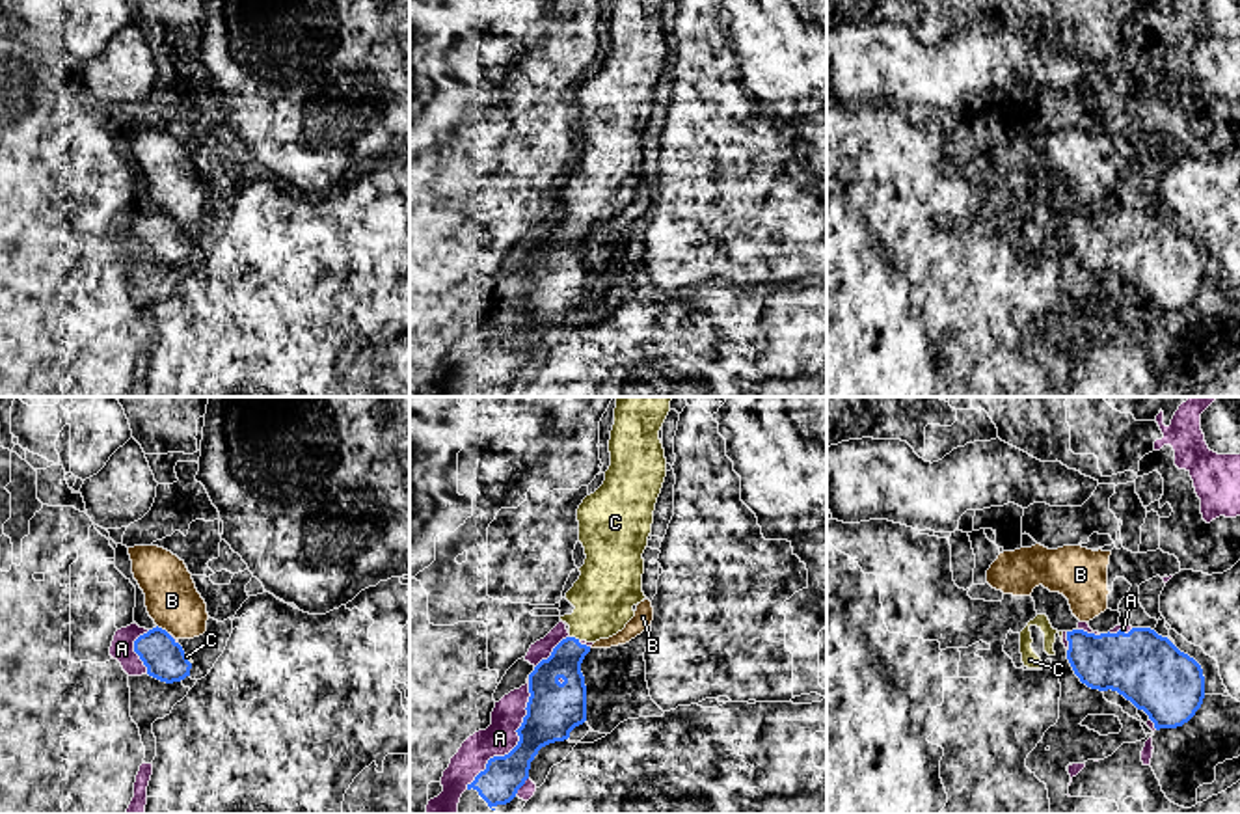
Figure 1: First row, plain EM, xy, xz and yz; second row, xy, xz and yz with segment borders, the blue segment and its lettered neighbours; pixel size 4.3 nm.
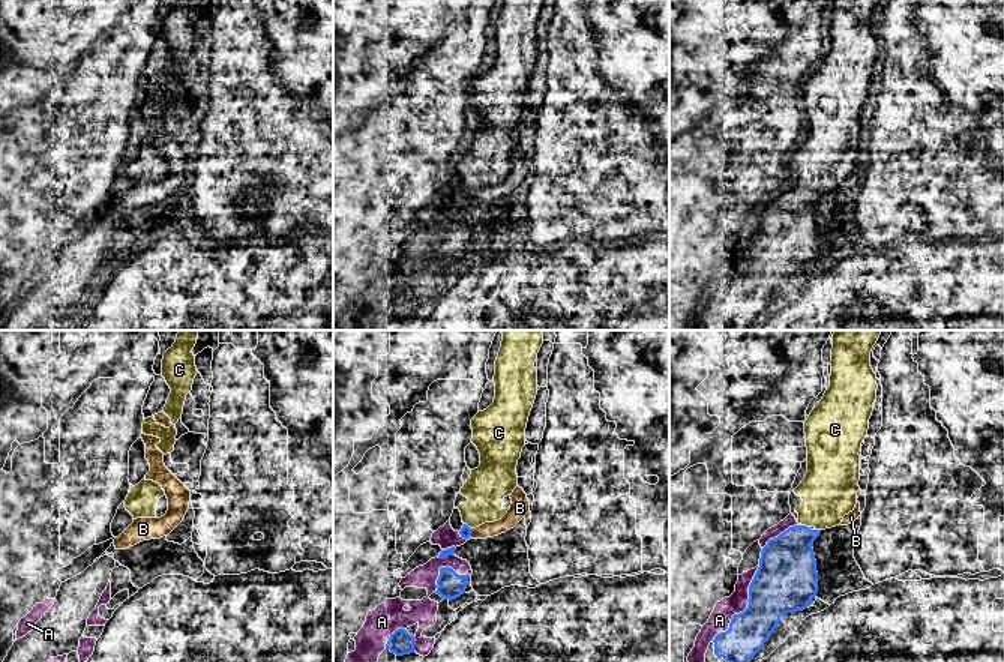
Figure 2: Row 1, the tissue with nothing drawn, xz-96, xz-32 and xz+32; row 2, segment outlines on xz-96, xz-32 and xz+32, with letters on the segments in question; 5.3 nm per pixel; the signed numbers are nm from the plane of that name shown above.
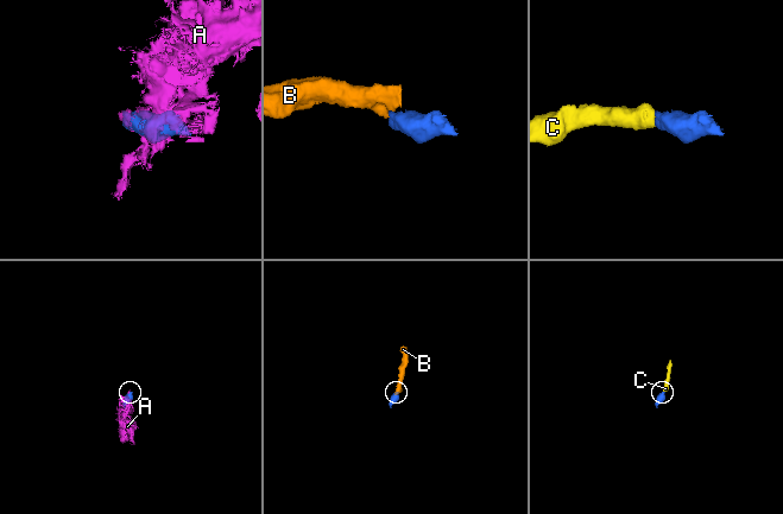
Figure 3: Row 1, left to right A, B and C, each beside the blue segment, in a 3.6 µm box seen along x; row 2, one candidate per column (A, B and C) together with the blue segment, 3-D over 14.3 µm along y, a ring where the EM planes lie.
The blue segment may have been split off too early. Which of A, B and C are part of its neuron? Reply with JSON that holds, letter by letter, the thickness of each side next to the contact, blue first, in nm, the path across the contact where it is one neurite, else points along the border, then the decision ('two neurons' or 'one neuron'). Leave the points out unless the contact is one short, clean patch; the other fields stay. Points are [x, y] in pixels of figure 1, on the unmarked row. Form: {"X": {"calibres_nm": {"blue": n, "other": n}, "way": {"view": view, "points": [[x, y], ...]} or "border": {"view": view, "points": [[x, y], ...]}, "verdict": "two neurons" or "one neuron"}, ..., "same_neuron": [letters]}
{"A": {"calibres_nm": {"blue": 240, "other": 150}, "verdict": "two neurons"}, "B": {"calibres_nm": {"blue": 170, "other": 240}, "border": {"view": "xy", "points": [[157, 207], [168, 217]]}, "verdict": "two neurons"}, "C": {"calibres_nm": {"blue": 140, "other": 260}, "way": {"view": "xz", "points": [[565, 244], [574, 220], [602, 192], [604, 179]]}, "verdict": "one neuron"}, "same_neuron": ["C"]}

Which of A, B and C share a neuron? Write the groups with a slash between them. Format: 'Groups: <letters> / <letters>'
Groups: A / B / C

